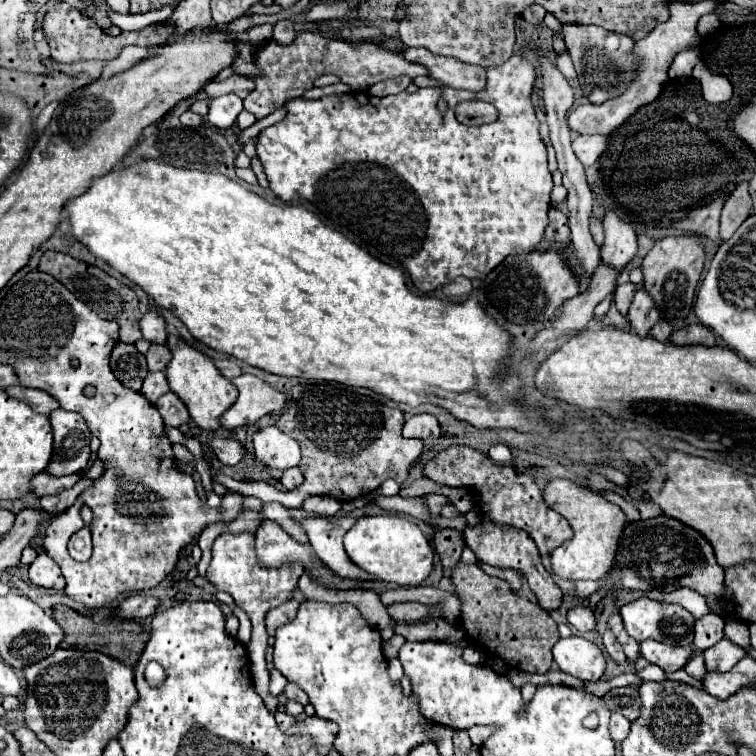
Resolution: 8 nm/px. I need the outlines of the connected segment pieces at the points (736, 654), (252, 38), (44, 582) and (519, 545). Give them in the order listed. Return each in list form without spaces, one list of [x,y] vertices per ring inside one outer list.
[[[720,639],[720,643],[712,645],[708,651],[704,651],[706,669],[708,671],[730,671],[744,655],[748,655],[746,649],[738,647],[730,639]]]
[[[266,23],[263,25],[257,25],[247,31],[247,40],[250,43],[258,48],[266,41],[266,39],[270,39],[272,37],[272,25],[270,23]]]
[[[46,553],[38,555],[36,561],[30,565],[30,581],[38,587],[48,589],[64,589],[64,577],[60,573],[60,567],[54,559],[50,559]]]
[[[482,513],[480,525],[476,525],[472,529],[464,529],[464,539],[466,539],[466,545],[476,553],[478,561],[488,563],[492,567],[502,567],[502,569],[512,569],[512,571],[522,573],[522,577],[526,579],[528,587],[538,597],[538,605],[542,609],[548,611],[548,609],[558,609],[560,607],[560,603],[562,603],[562,591],[556,587],[556,583],[552,581],[550,573],[544,569],[540,553],[538,553],[538,547],[536,547],[534,539],[526,531],[520,531],[518,527],[504,529],[504,525],[494,523],[492,519],[488,519]]]

